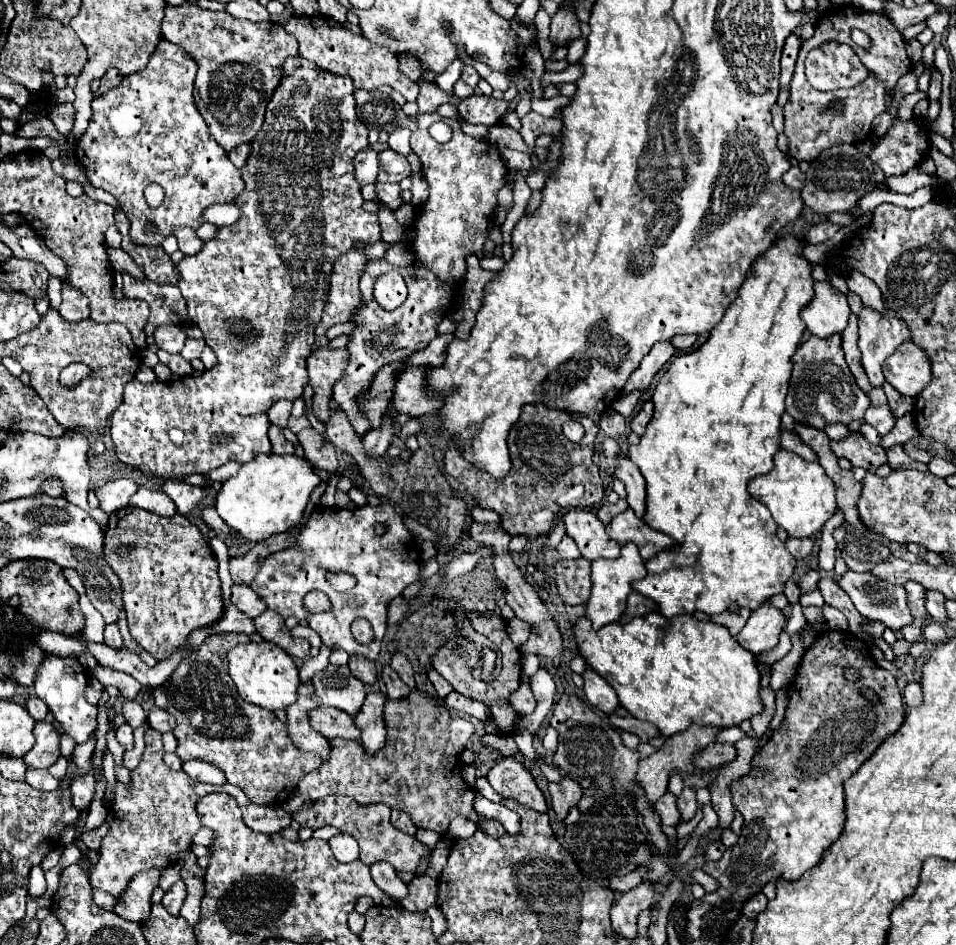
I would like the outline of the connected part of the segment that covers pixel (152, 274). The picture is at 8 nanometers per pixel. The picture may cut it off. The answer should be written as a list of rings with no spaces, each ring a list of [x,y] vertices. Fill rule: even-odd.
[[[123,211],[115,213],[115,225],[123,237],[121,249],[125,249],[133,261],[139,265],[139,269],[155,283],[177,283],[177,271],[171,263],[169,255],[163,251],[163,247],[151,247],[151,245],[135,245],[129,237],[129,221]]]

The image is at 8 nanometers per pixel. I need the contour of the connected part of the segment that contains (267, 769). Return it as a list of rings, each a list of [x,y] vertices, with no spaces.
[[[223,635],[223,645],[201,645],[201,649],[189,653],[175,673],[161,687],[151,691],[151,699],[157,707],[171,713],[177,721],[173,735],[177,737],[177,757],[185,763],[199,759],[219,767],[227,781],[241,787],[245,795],[257,805],[277,807],[285,803],[297,781],[317,769],[321,759],[317,755],[297,753],[287,737],[285,725],[267,709],[249,705],[243,701],[229,677],[225,657],[235,645],[249,643],[249,635]]]

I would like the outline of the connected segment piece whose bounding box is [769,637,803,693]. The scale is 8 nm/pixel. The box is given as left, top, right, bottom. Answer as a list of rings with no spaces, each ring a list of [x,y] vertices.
[[[793,637],[793,649],[783,657],[783,659],[779,659],[775,665],[773,665],[773,669],[771,669],[771,681],[769,681],[769,687],[777,693],[785,683],[789,683],[791,679],[793,679],[793,675],[795,675],[795,667],[797,667],[797,663],[801,661],[801,655],[803,655],[803,647],[801,647],[801,643],[797,641],[797,637]]]

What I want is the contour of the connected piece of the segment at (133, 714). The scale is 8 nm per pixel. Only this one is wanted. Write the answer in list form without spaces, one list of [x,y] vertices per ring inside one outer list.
[[[125,701],[123,703],[123,715],[131,727],[141,727],[147,725],[147,715],[145,709],[137,701]]]

